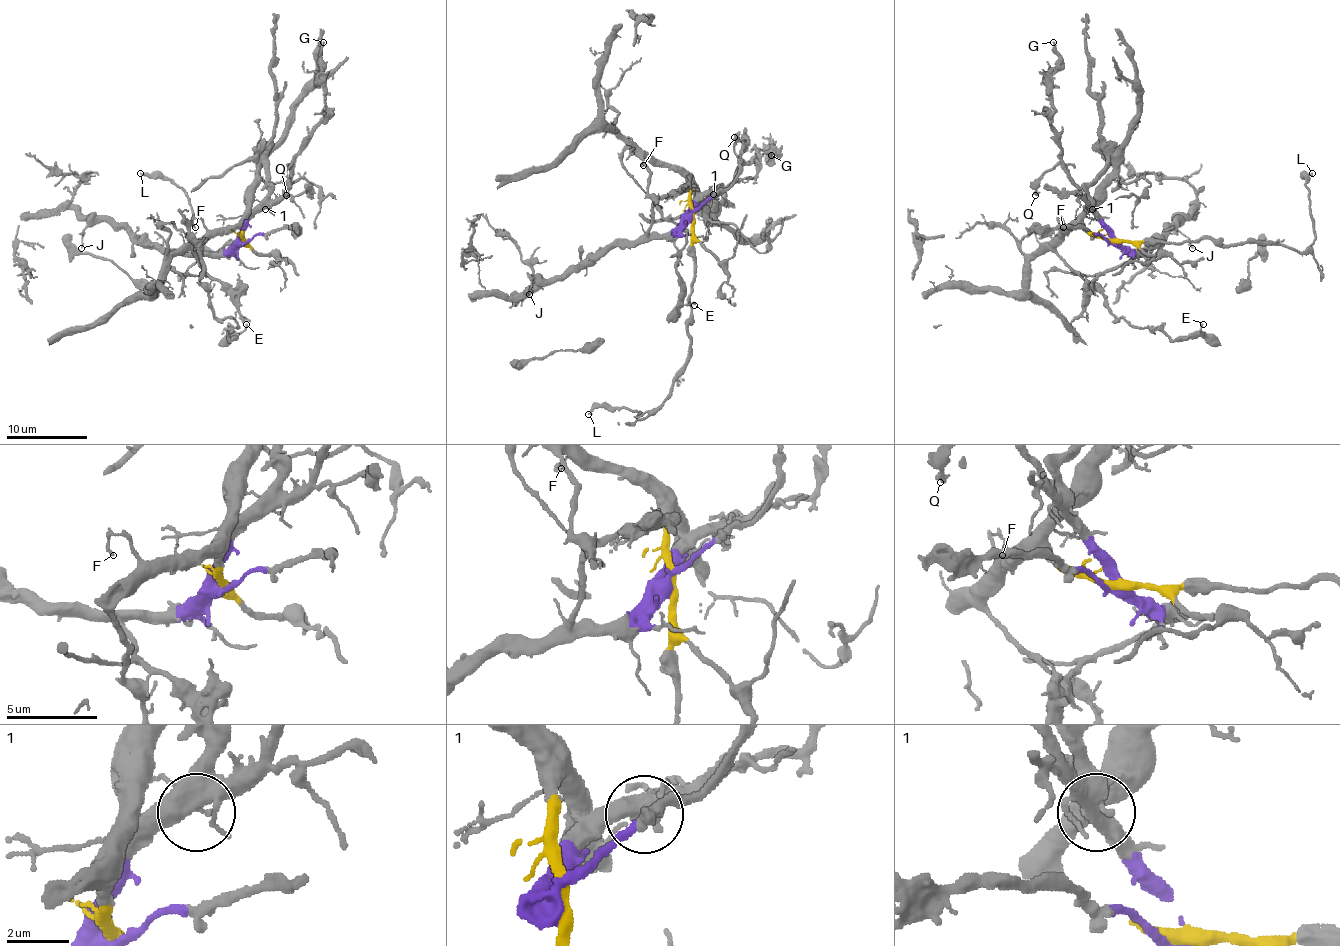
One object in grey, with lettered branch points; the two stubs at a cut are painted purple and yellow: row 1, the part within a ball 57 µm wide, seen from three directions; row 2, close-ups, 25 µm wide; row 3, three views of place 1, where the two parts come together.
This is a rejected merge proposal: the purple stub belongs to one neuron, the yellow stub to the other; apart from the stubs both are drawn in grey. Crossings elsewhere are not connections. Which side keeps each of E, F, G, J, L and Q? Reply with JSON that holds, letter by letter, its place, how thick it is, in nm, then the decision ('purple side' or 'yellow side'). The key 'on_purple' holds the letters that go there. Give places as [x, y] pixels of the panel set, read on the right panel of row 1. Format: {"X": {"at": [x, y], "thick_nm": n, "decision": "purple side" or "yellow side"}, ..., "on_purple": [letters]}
{"E": {"at": [1203, 324], "thick_nm": 150, "decision": "yellow side"}, "F": {"at": [1063, 227], "thick_nm": 120, "decision": "yellow side"}, "G": {"at": [1053, 42], "thick_nm": 220, "decision": "purple side"}, "J": {"at": [1192, 248], "thick_nm": 160, "decision": "purple side"}, "L": {"at": [1312, 173], "thick_nm": 180, "decision": "yellow side"}, "Q": {"at": [1035, 195], "thick_nm": 280, "decision": "purple side"}, "on_purple": ["G", "J", "Q"]}

